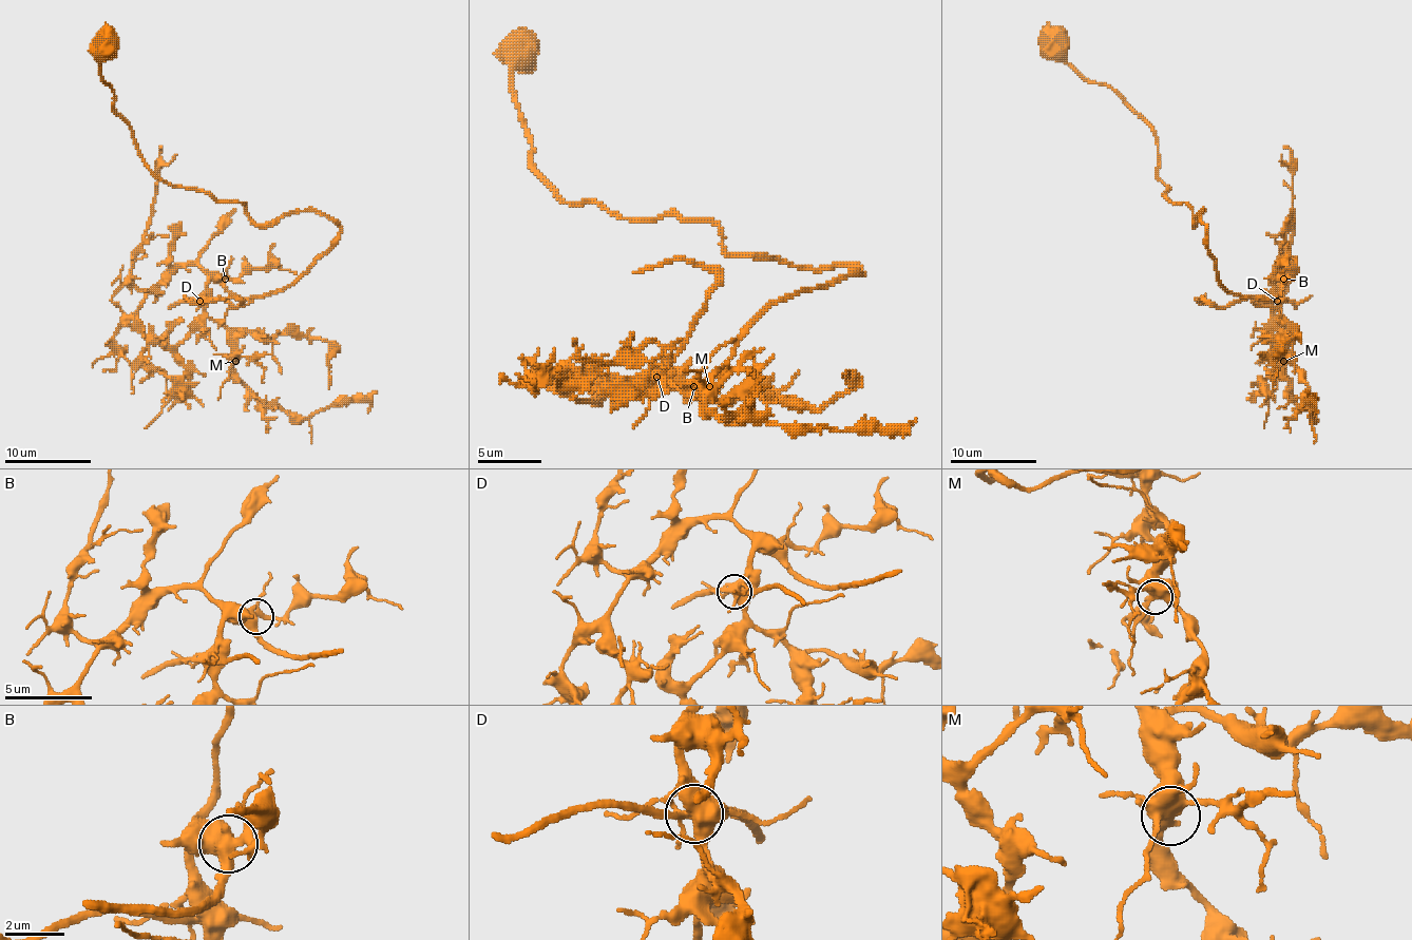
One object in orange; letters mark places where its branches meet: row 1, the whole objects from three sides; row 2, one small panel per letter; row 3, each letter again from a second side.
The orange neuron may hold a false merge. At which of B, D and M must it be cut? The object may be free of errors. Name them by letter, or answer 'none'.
D

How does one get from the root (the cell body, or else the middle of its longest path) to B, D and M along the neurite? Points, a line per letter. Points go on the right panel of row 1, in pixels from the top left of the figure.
B: (1053, 49), (1151, 129), (1166, 198), (1184, 203), (1193, 224), (1203, 211), (1223, 285), (1273, 298), (1283, 279)
D: (1053, 49), (1151, 129), (1166, 198), (1193, 224), (1203, 211), (1219, 281), (1253, 298), (1279, 281), (1277, 300)
M: (1053, 49), (1151, 129), (1166, 198), (1184, 203), (1193, 224), (1203, 211), (1219, 281), (1288, 324), (1283, 361)

